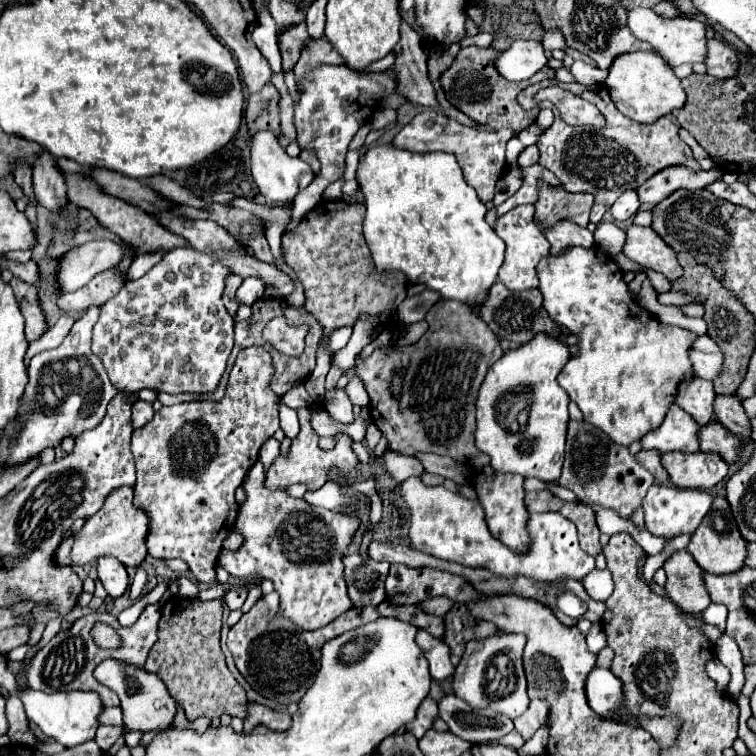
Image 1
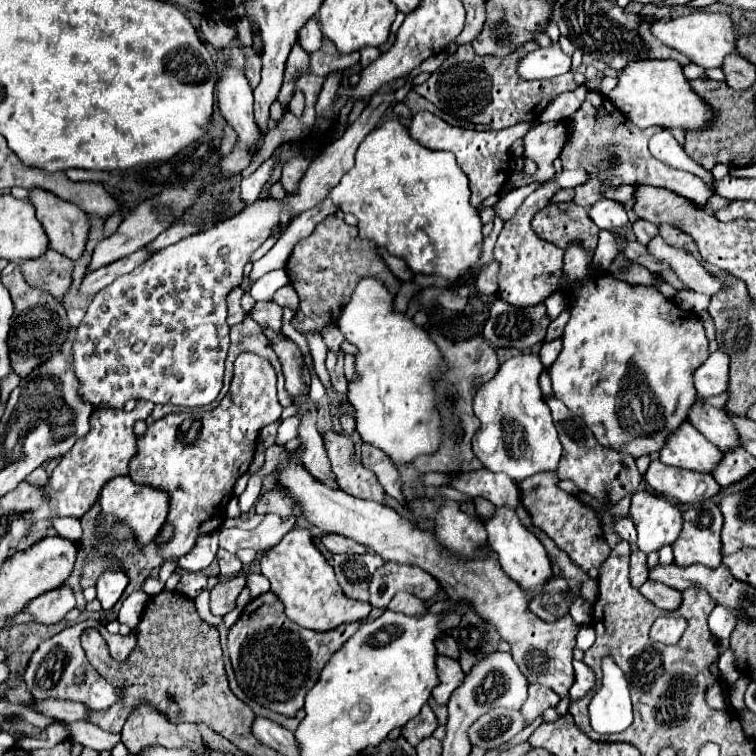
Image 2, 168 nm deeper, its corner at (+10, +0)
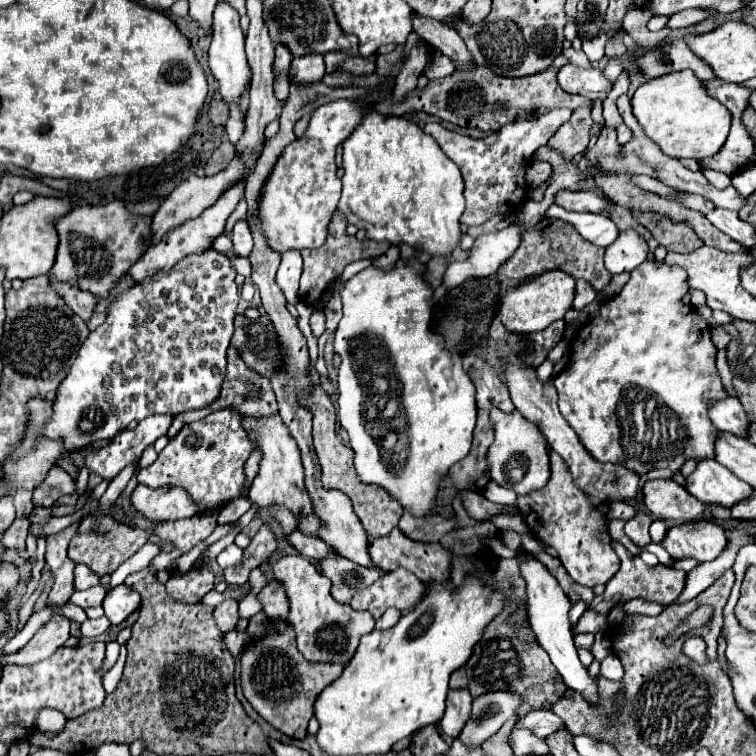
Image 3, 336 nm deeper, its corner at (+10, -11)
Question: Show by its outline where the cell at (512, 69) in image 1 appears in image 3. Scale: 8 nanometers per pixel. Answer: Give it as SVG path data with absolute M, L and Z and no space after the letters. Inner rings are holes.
M566 65L558 71L558 83L568 93L578 95L606 95L612 89L612 83L604 77L600 69L582 69L576 65Z

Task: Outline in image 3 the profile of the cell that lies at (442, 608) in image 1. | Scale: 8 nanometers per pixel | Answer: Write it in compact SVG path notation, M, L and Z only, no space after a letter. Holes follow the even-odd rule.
M388 609L378 621L376 621L376 629L390 629L398 623L400 619L400 611L394 611L394 609Z

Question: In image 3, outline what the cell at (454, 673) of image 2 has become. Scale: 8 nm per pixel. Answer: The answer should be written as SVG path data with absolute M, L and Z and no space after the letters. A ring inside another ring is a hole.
M468 689L450 691L448 699L446 699L446 713L440 721L442 731L448 737L458 739L462 727L470 719L470 711L472 711L472 695L468 693Z

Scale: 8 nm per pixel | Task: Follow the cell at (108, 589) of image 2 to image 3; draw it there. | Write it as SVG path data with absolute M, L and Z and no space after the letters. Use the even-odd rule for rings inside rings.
M126 585L114 587L104 599L104 611L112 625L120 625L122 621L126 621L128 615L140 609L140 605L142 605L140 595Z

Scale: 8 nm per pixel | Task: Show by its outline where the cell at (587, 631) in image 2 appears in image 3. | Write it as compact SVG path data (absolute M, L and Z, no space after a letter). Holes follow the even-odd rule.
M608 655L604 661L602 661L602 669L600 669L600 675L610 679L610 681L620 681L624 676L624 669L620 659L616 655Z

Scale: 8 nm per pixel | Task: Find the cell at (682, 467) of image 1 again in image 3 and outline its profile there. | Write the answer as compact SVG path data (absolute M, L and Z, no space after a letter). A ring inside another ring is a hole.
M656 479L656 481L646 481L642 487L644 493L644 505L646 509L658 517L658 519L670 519L670 521L694 521L700 515L712 515L716 519L722 521L730 521L730 511L722 511L722 507L704 507L702 503L698 503L682 485L678 485L676 481L664 481L664 479Z

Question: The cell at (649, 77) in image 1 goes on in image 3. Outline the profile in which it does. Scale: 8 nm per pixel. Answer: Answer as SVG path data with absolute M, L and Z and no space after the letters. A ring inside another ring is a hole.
M692 71L668 73L640 85L632 97L632 111L644 133L674 159L714 157L730 131L732 115L726 105L706 93L704 83Z

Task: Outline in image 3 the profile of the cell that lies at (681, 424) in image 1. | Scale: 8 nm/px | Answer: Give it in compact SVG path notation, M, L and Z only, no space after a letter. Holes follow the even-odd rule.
M704 459L696 465L696 471L686 479L686 489L704 505L720 505L726 509L732 509L734 505L752 497L752 487L748 483L744 483L742 479L738 479L726 467L718 465L718 461L714 461L714 459Z

